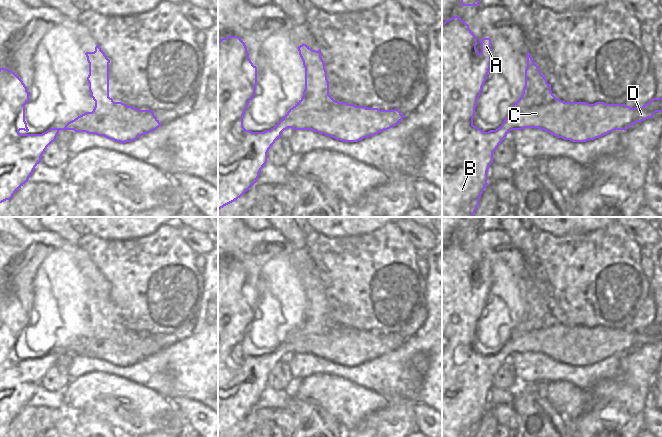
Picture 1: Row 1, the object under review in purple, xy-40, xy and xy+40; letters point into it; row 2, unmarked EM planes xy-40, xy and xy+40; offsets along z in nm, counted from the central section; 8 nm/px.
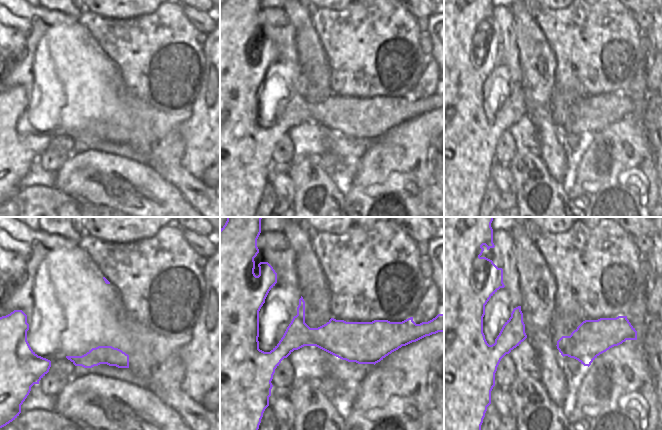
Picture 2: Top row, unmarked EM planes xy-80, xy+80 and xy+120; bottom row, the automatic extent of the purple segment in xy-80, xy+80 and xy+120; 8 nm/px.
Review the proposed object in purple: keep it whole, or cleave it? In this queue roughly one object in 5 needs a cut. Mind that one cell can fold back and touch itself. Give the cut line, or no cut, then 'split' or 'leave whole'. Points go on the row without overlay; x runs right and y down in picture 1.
no cut | leave whole

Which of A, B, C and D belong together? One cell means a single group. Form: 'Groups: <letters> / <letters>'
Groups: A B C D.

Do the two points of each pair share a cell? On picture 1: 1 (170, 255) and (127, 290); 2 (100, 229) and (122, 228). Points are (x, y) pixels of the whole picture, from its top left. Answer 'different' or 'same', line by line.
1: same
2: same

